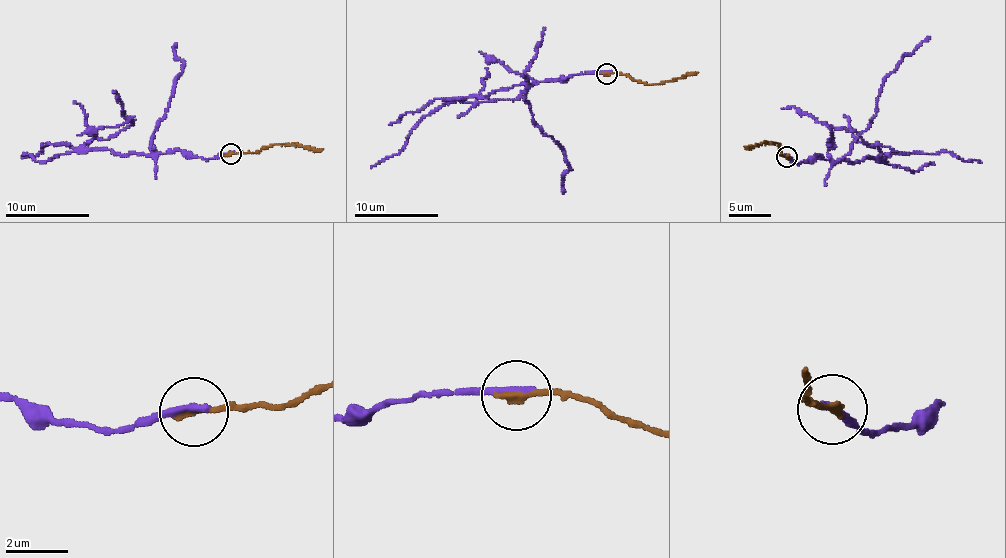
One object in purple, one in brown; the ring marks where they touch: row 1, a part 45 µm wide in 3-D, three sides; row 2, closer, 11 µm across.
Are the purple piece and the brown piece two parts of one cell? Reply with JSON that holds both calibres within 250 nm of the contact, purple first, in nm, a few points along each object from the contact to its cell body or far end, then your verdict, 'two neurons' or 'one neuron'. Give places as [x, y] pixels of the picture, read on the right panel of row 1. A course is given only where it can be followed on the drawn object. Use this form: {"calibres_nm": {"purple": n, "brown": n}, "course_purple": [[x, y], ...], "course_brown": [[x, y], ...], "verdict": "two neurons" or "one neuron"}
{"calibres_nm": {"purple": 280, "brown": 280}, "course_purple": [[786, 156], [800, 164], [817, 156], [856, 162], [879, 156], [856, 134], [792, 106], [781, 108]], "course_brown": [[786, 156], [777, 154], [778, 143], [744, 146]], "verdict": "two neurons"}

